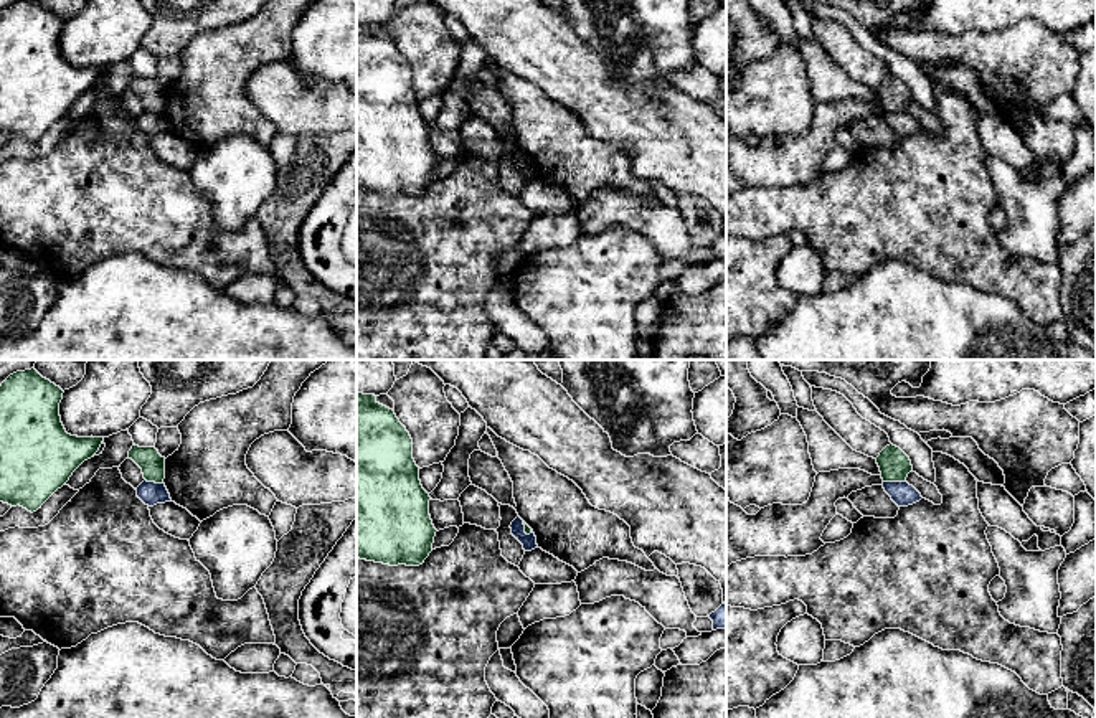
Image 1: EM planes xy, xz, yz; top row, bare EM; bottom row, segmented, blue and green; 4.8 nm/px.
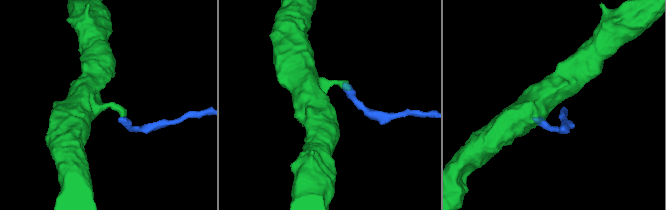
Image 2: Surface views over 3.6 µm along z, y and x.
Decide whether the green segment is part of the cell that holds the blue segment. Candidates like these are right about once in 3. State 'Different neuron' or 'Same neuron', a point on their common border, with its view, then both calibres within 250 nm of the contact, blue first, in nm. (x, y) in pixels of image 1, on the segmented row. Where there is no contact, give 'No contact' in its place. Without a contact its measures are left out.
Different neuron. Touches blue at yz (893, 482). Thickness 120 nm (blue) against 150 nm

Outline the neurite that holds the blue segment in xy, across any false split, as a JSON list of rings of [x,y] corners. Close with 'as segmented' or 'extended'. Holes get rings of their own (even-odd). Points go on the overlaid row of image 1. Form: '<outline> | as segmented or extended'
[[[144,480],[135,490],[137,490],[137,497],[149,507],[172,502],[170,494],[163,482],[155,484]]] | as segmented

